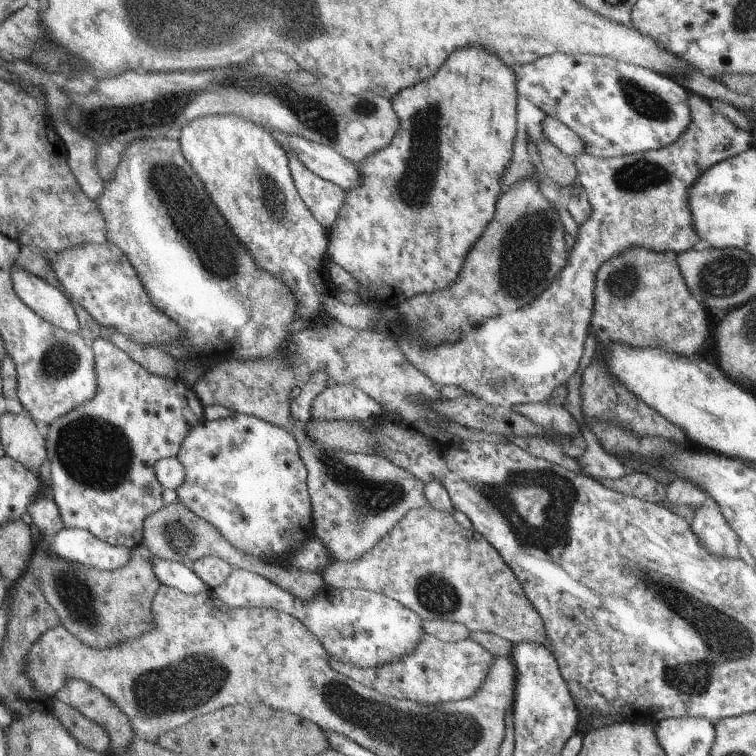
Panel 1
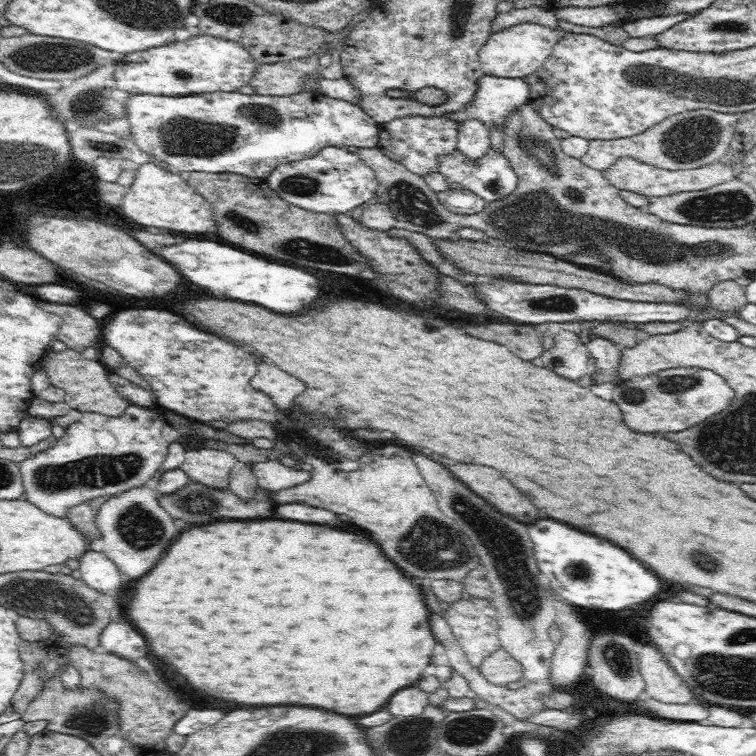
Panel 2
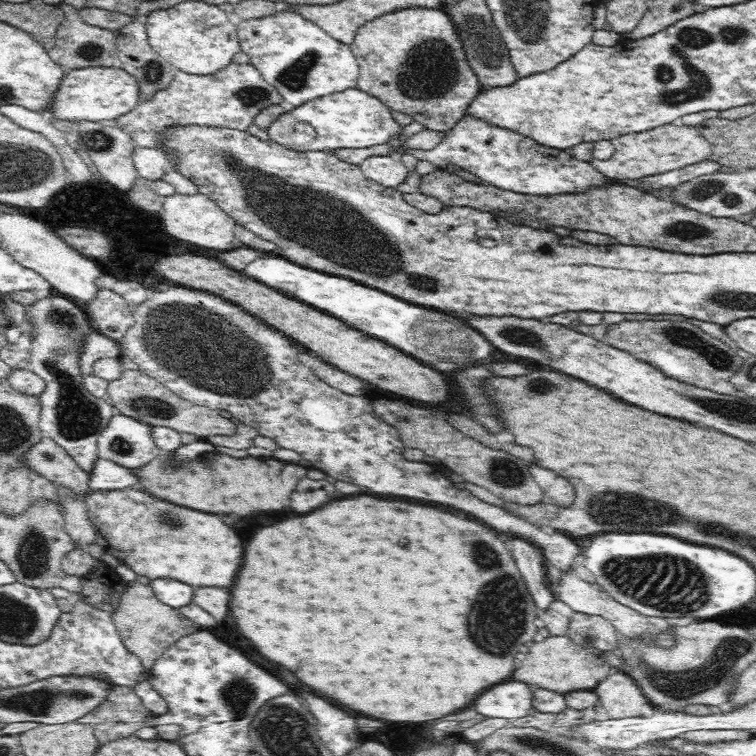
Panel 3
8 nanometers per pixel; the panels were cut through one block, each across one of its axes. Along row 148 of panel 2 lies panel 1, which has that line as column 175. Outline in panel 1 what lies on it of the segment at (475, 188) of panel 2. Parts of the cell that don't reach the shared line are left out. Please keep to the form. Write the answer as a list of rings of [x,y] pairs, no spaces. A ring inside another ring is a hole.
[[[237,413],[230,417],[212,421],[202,420],[182,440],[181,450],[175,456],[183,464],[183,468],[185,468],[185,482],[181,483],[174,490],[178,502],[187,507],[192,513],[195,513],[200,519],[213,525],[229,544],[241,552],[251,554],[251,556],[257,556],[257,558],[261,558],[266,563],[279,561],[281,560],[280,557],[283,556],[287,557],[288,553],[295,551],[302,543],[314,536],[313,505],[310,503],[309,490],[305,490],[306,466],[303,466],[304,461],[299,456],[295,441],[294,436],[287,429],[281,428],[275,423],[252,417],[251,415]]]

